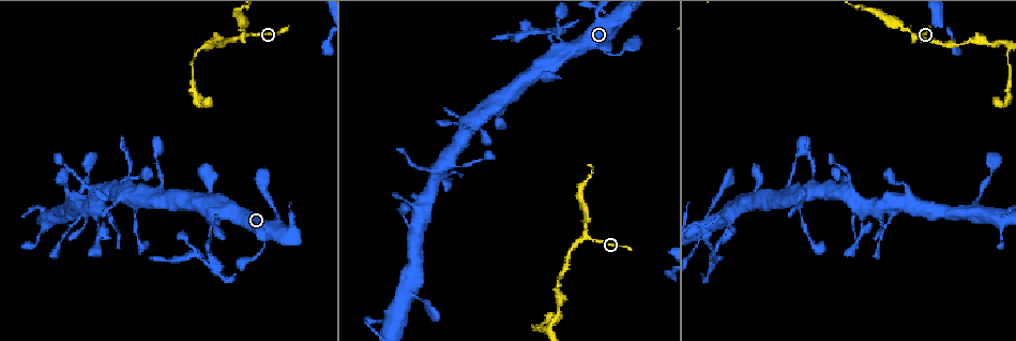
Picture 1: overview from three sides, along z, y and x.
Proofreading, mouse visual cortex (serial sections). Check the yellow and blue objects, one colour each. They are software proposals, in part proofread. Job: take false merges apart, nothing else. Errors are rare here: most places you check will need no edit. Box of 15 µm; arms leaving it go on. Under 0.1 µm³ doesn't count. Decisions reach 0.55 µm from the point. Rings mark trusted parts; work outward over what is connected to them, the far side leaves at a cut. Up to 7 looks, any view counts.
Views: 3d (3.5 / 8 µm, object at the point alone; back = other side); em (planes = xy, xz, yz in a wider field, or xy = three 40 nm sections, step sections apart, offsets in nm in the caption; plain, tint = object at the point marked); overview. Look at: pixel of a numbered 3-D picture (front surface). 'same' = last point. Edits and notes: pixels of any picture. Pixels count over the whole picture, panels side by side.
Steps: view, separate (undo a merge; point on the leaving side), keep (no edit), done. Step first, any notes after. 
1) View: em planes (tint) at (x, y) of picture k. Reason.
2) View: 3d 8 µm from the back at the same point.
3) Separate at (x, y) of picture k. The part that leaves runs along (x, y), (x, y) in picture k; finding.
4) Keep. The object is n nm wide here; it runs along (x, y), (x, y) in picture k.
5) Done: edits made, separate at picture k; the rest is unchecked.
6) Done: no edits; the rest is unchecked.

View: 3d 3.5 µm at (728, 212) of picture 1. Small branch off a trunk.

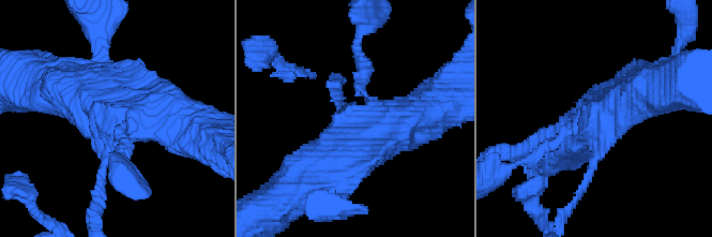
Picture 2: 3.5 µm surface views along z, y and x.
View: em xy step 3 (tint) at (365, 123) of picture 2. Need the tissue.

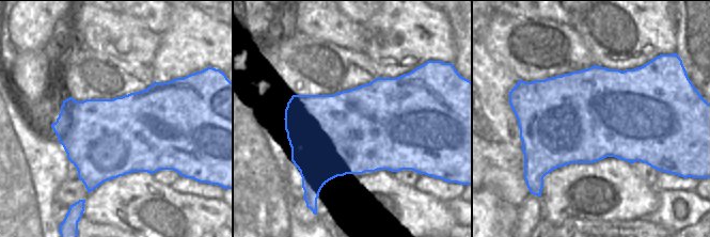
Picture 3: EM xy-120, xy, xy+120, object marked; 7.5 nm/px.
Keep. The object is 650 nm wide here; it runs along (442, 103), (383, 133), (328, 175) in picture 2; one cell here.

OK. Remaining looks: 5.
View: 3d 3.5 µm at (545, 33) of picture 1. Sharp bend.

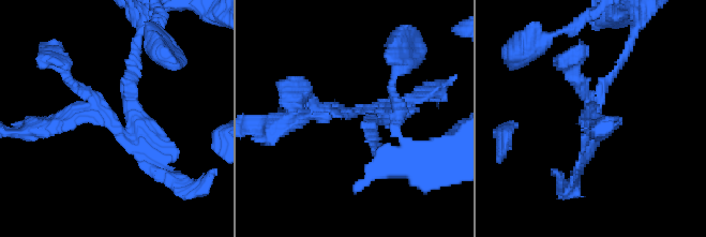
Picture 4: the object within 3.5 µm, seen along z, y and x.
View: em xy step 3 (tint) at (111, 126) of picture 4. Shape alone is not enough.

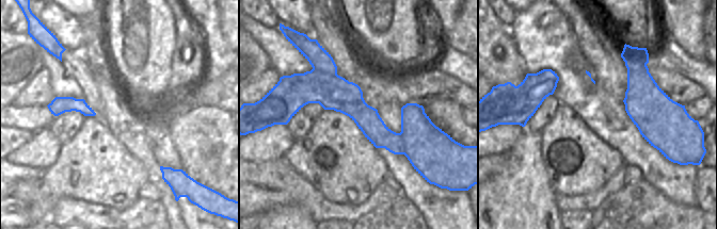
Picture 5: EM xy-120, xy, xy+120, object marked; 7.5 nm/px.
Keep. It runs along (288, 108), (344, 96), (385, 137), (429, 125) in picture 5; all the same cell.

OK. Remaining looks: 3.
View: 3d 3.5 µm at (157, 189) of picture 1. Thin arm on a thick one.

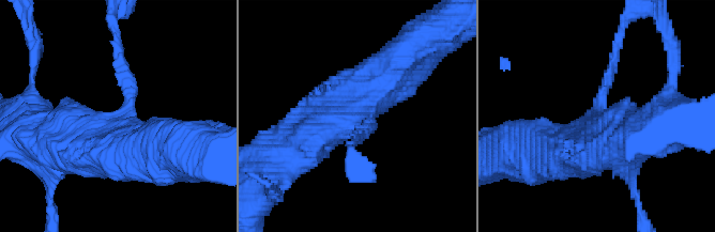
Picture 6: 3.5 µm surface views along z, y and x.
View: em xy step 5 (tint) at (595, 116) of picture 6. 4 arms meet here; the arms are 150, 200, 600, 700 nm wide.

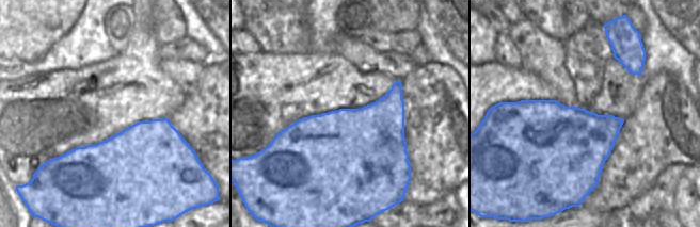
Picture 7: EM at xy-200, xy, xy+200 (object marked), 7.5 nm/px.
View: em xy step 2 (tint) at the same point. Cut it another way.

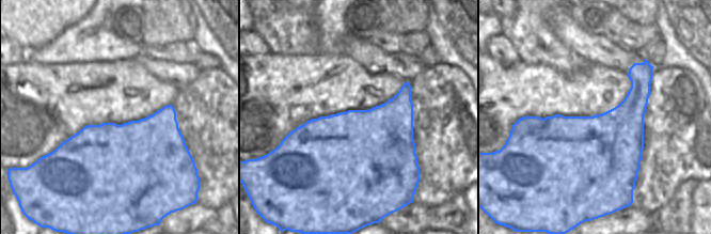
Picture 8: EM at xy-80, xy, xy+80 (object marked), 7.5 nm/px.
Keep. It runs along (379, 82), (293, 154), (267, 170) in picture 6; one cell here.

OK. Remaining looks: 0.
Done: no edits; the rest is unchecked.

